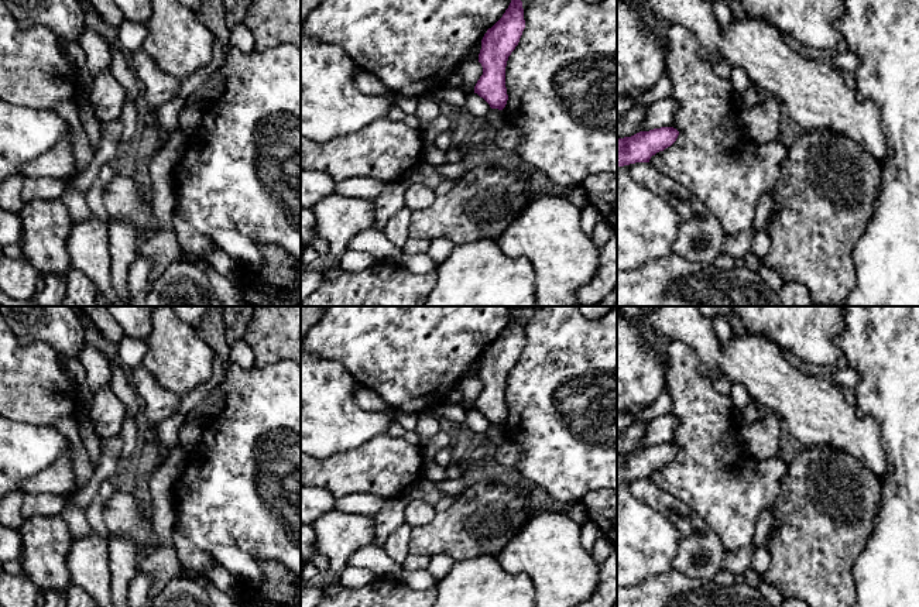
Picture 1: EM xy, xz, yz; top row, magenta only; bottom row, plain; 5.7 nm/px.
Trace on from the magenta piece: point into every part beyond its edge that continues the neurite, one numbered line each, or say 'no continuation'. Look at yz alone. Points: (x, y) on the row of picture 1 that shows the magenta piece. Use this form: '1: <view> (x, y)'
no continuation

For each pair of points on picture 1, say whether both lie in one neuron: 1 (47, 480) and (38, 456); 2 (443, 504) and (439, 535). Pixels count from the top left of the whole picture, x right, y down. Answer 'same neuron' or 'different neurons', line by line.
1: different neurons
2: different neurons

